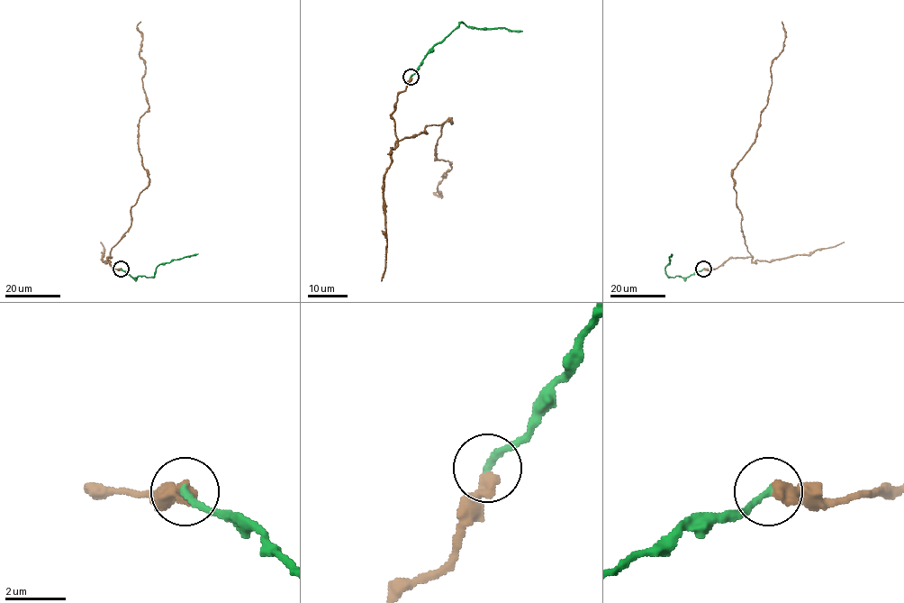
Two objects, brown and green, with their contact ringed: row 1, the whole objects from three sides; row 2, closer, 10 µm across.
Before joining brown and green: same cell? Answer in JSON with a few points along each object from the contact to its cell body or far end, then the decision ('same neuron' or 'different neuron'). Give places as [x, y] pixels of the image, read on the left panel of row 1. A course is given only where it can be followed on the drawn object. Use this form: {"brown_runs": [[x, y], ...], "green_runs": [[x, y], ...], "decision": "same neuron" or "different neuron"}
{"brown_runs": [[121, 269], [107, 258], [149, 177], [138, 141], [149, 105], [140, 22]], "green_runs": [[121, 269], [133, 278], [153, 277], [161, 264], [198, 253]], "decision": "same neuron"}

